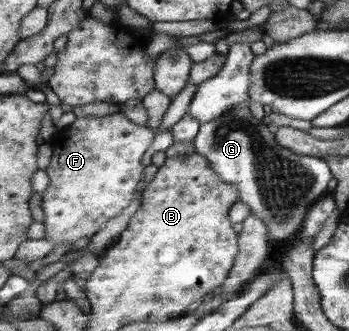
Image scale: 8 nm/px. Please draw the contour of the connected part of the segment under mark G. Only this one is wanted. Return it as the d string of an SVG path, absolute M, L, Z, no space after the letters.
M251 99L244 101L232 110L224 112L224 115L212 118L210 122L202 124L194 146L198 153L210 161L215 173L218 173L222 180L236 186L240 200L250 207L251 213L258 214L258 217L262 218L264 224L268 226L271 243L283 243L286 248L290 241L298 235L298 232L303 230L310 209L326 194L333 174L325 159L299 155L300 153L294 153L294 151L286 149L284 145L280 145L274 130L265 125L262 118L256 119L252 115L251 103Z

